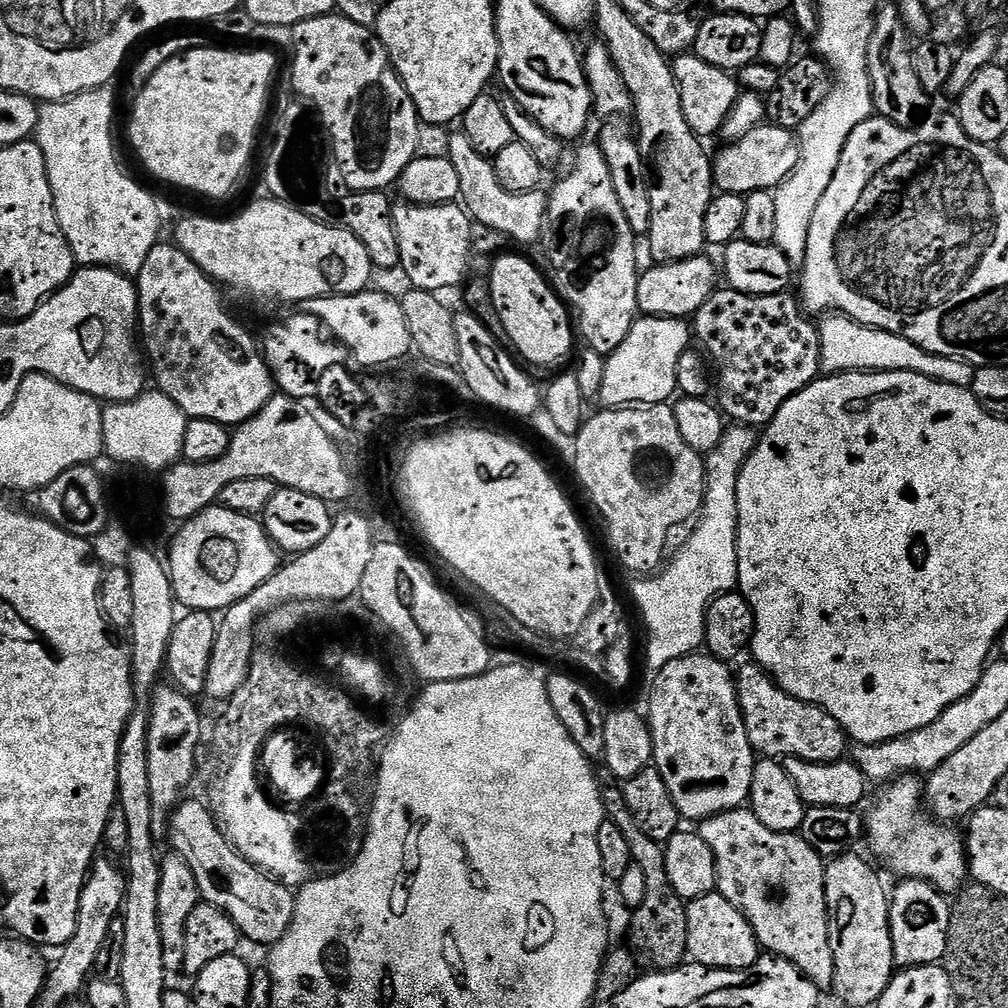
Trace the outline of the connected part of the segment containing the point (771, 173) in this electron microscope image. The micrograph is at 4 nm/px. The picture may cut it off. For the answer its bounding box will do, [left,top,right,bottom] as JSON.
[712,122,800,194]

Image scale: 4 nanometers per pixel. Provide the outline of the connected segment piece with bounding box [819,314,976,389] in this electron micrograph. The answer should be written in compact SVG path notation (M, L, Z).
M832 314L827 317L825 324L819 325L820 330L820 362L823 371L828 374L838 372L917 372L928 376L931 380L941 380L947 384L957 384L959 388L971 389L976 368L963 360L947 360L945 356L935 356L933 352L923 352L914 342L865 324L859 324L848 316Z

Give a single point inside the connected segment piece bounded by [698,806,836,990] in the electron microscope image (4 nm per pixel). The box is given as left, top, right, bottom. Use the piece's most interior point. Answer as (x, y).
(775, 879)

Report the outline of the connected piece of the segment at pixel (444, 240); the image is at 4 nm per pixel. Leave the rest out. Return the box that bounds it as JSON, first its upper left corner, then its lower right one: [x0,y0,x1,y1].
[392,202,473,293]

